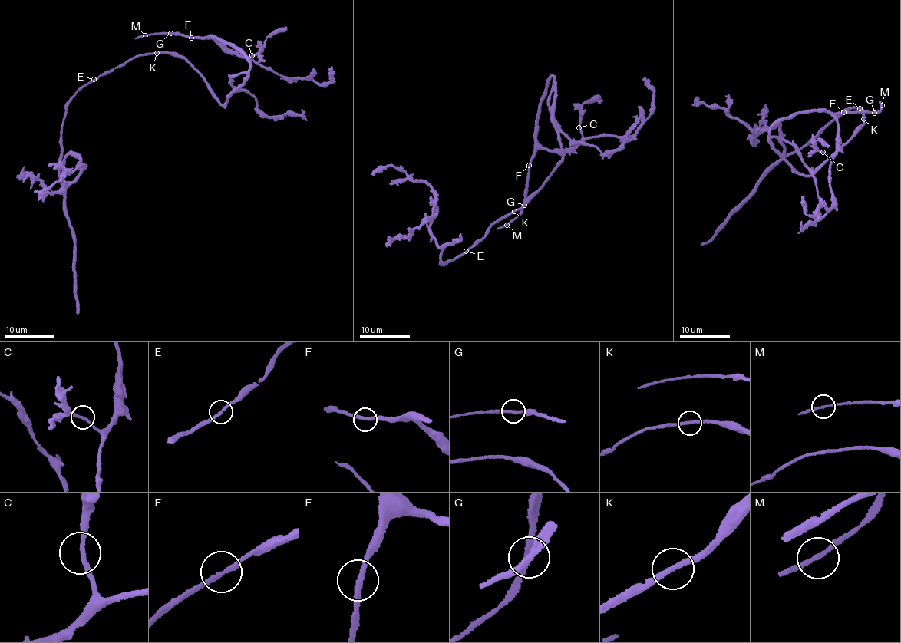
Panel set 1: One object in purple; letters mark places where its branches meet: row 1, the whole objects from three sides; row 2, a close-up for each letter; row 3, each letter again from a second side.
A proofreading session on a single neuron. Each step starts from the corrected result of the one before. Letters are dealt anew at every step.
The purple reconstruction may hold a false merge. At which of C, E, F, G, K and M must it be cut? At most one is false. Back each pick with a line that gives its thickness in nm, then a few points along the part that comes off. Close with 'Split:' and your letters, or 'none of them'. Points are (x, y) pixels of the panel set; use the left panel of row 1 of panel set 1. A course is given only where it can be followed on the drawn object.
Split: none of them

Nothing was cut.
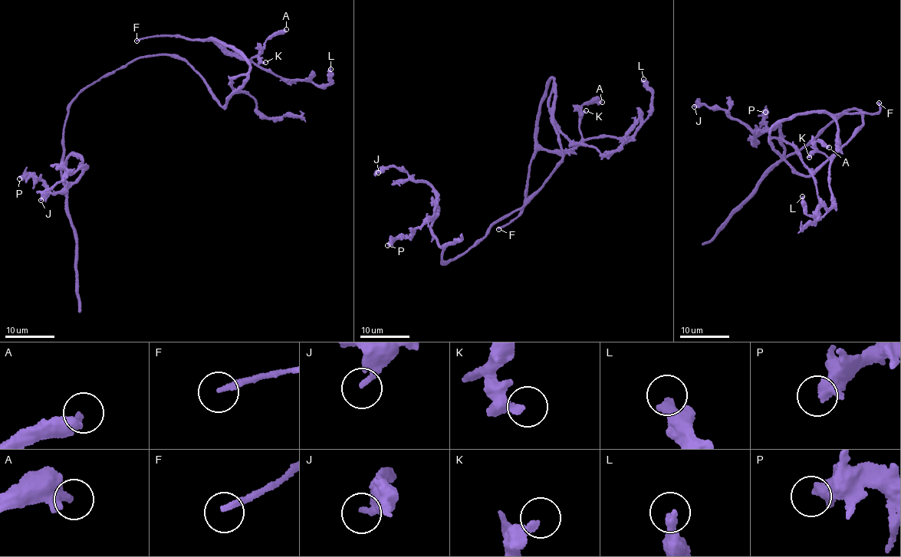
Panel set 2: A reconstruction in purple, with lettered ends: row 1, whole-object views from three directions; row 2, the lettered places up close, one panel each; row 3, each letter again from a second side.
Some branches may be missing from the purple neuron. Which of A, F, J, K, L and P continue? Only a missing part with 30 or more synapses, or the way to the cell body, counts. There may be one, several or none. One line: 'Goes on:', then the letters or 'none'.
Goes on: F

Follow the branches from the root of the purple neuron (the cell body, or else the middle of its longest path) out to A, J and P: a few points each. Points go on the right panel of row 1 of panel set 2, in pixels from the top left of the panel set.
A: (842, 145), (804, 176), (770, 132), (777, 122), (826, 111), (839, 133), (834, 154), (814, 143), (829, 147)
J: (842, 145), (863, 124), (859, 109), (786, 156), (780, 126), (753, 132), (723, 109), (694, 106)
P: (842, 145), (863, 124), (859, 109), (786, 156), (780, 126), (753, 140), (762, 133), (765, 112)

